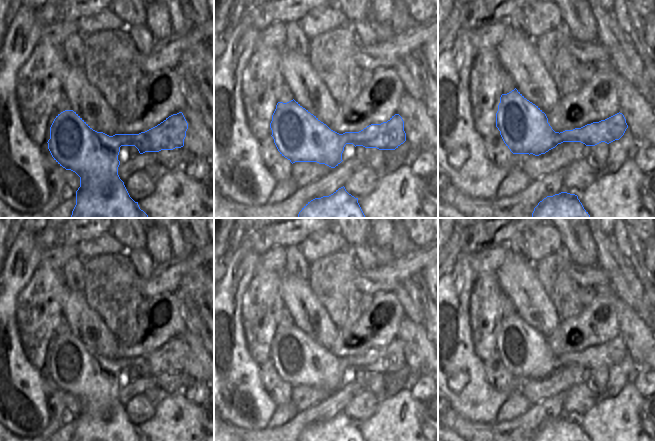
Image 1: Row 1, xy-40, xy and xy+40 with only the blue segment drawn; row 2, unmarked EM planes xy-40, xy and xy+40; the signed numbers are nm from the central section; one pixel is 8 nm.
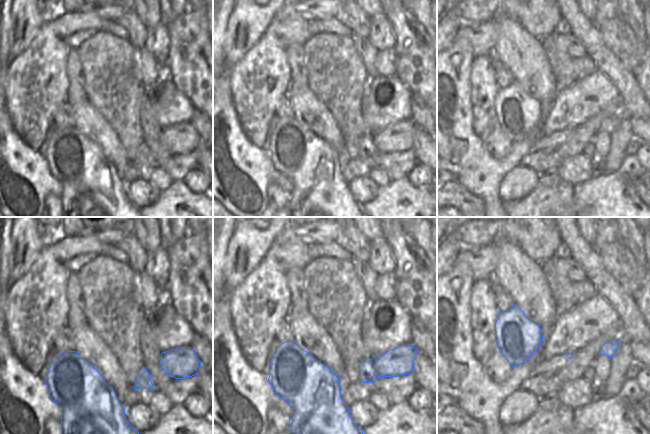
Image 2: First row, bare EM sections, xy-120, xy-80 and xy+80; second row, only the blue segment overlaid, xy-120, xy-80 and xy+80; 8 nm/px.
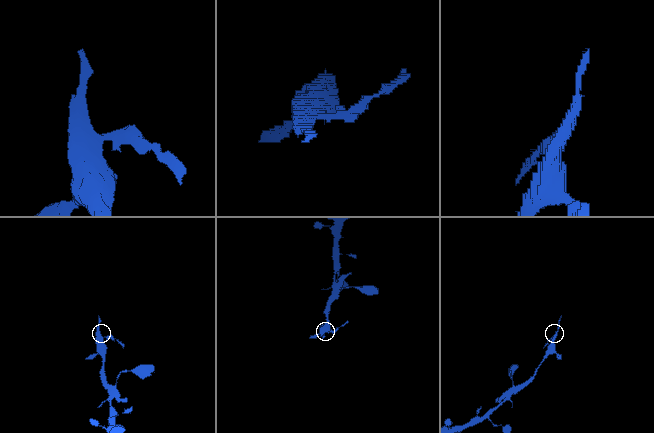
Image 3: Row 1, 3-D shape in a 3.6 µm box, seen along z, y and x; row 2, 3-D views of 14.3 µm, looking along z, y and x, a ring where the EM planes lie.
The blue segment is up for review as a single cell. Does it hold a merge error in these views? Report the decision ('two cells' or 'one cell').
two cells

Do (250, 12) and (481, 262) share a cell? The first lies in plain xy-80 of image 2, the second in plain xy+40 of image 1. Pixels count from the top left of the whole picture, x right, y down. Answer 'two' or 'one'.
two

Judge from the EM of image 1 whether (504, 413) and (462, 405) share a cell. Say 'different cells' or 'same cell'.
different cells

